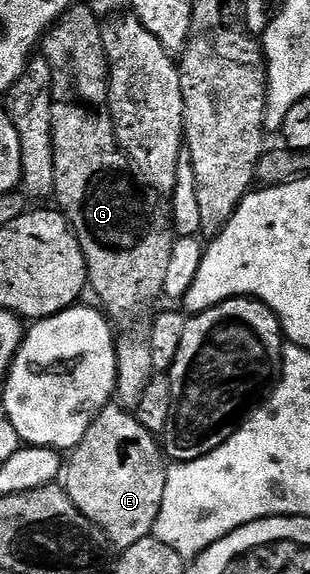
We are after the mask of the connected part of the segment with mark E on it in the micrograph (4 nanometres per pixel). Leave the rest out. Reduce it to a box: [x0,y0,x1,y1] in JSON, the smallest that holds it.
[65,403,165,550]

